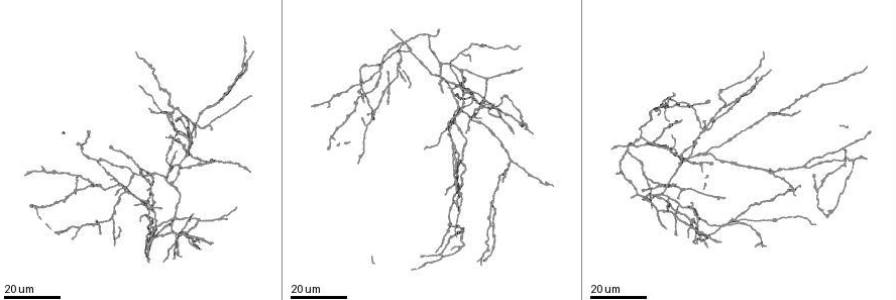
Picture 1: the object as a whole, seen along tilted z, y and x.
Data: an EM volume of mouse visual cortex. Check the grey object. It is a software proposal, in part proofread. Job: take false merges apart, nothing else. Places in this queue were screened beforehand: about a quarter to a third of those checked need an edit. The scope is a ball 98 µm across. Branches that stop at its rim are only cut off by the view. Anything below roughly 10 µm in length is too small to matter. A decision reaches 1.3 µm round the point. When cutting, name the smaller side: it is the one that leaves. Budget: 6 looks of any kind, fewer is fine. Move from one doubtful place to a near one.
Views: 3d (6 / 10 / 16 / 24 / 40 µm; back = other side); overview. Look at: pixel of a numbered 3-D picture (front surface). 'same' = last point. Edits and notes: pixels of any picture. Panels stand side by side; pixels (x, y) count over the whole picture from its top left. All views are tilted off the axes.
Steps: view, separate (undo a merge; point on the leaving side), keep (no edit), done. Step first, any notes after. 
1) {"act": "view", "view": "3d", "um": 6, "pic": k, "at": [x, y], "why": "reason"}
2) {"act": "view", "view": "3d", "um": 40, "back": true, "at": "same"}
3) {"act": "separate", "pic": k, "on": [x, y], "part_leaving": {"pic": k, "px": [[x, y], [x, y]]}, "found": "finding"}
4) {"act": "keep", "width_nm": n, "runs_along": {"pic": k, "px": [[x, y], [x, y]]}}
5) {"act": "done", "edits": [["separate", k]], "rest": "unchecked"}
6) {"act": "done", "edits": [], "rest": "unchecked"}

{"act": "view", "view": "3d", "um": 24, "pic": 1, "at": [171, 113], "why": "small branch off a trunk"}

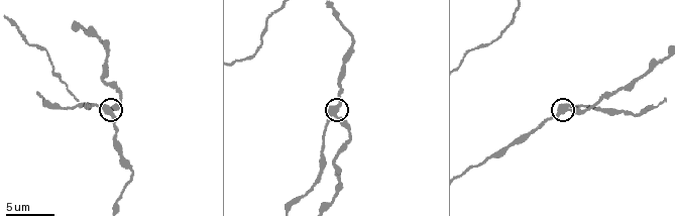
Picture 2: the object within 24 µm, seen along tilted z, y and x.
{"act": "view", "view": "3d", "um": 6, "pic": 2, "at": [566, 108]}

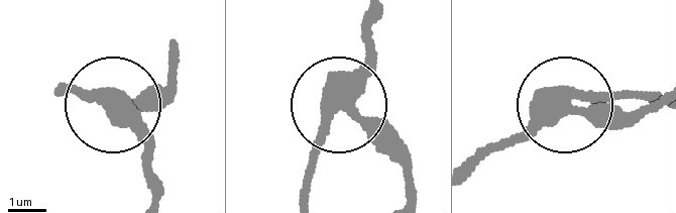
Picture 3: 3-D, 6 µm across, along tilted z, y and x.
{"act": "keep", "arms": 4, "found": "all the same cell"}

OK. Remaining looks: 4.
{"act": "view", "view": "3d", "um": 24, "pic": 1, "at": [511, 162]}

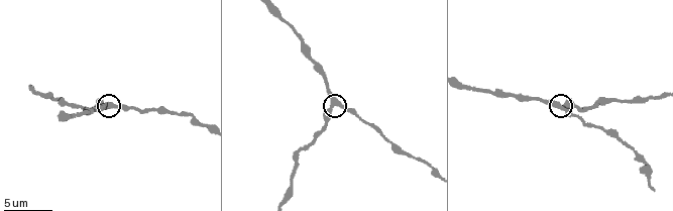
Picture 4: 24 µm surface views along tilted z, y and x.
{"act": "view", "view": "3d", "um": 10, "pic": 4, "at": [331, 107], "why": "closer look"}

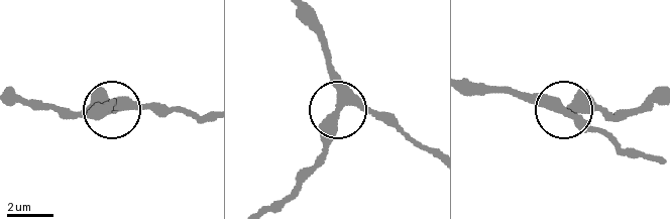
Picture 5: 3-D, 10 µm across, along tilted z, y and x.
{"act": "keep", "width_nm": 340, "runs_along": {"pic": 5, "px": [[301, 13], [319, 41], [338, 105], [365, 106], [392, 120]]}, "found": "continuous, no second cell"}

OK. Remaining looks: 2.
{"act": "done", "edits": [], "rest": "unchecked"}

